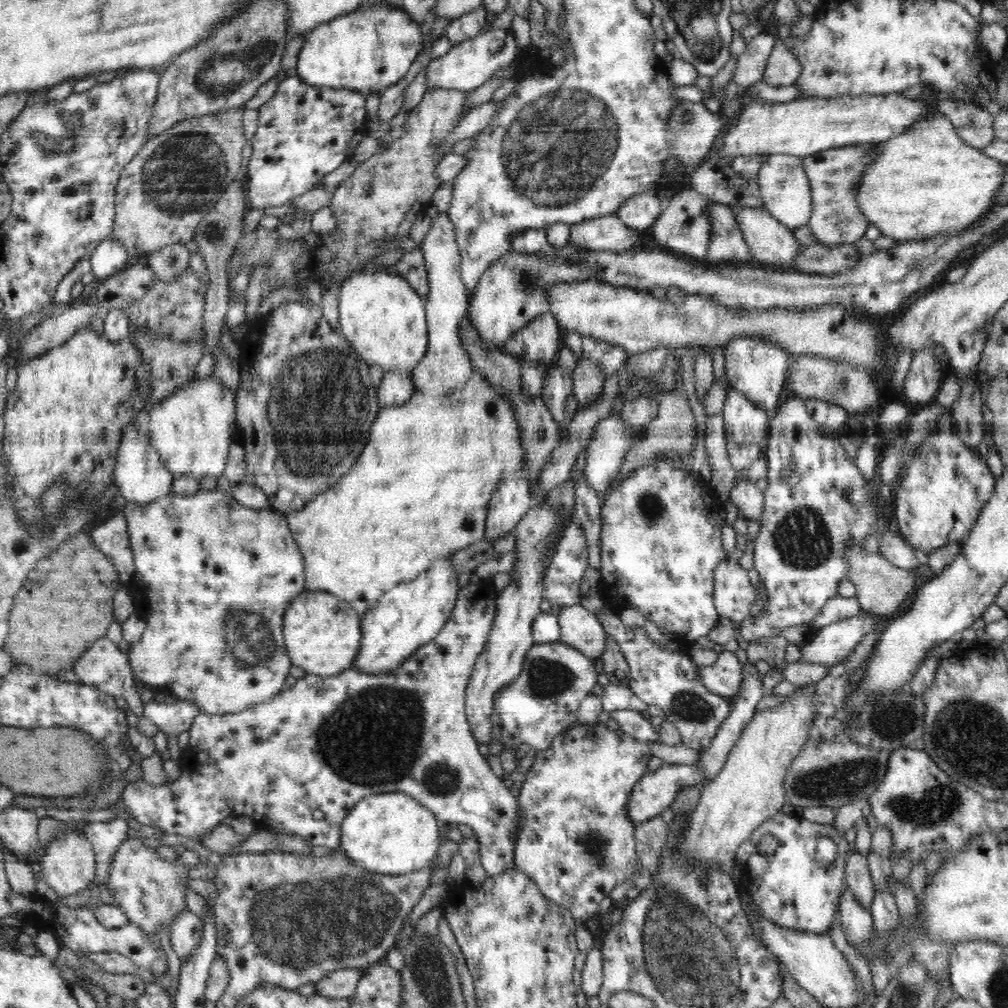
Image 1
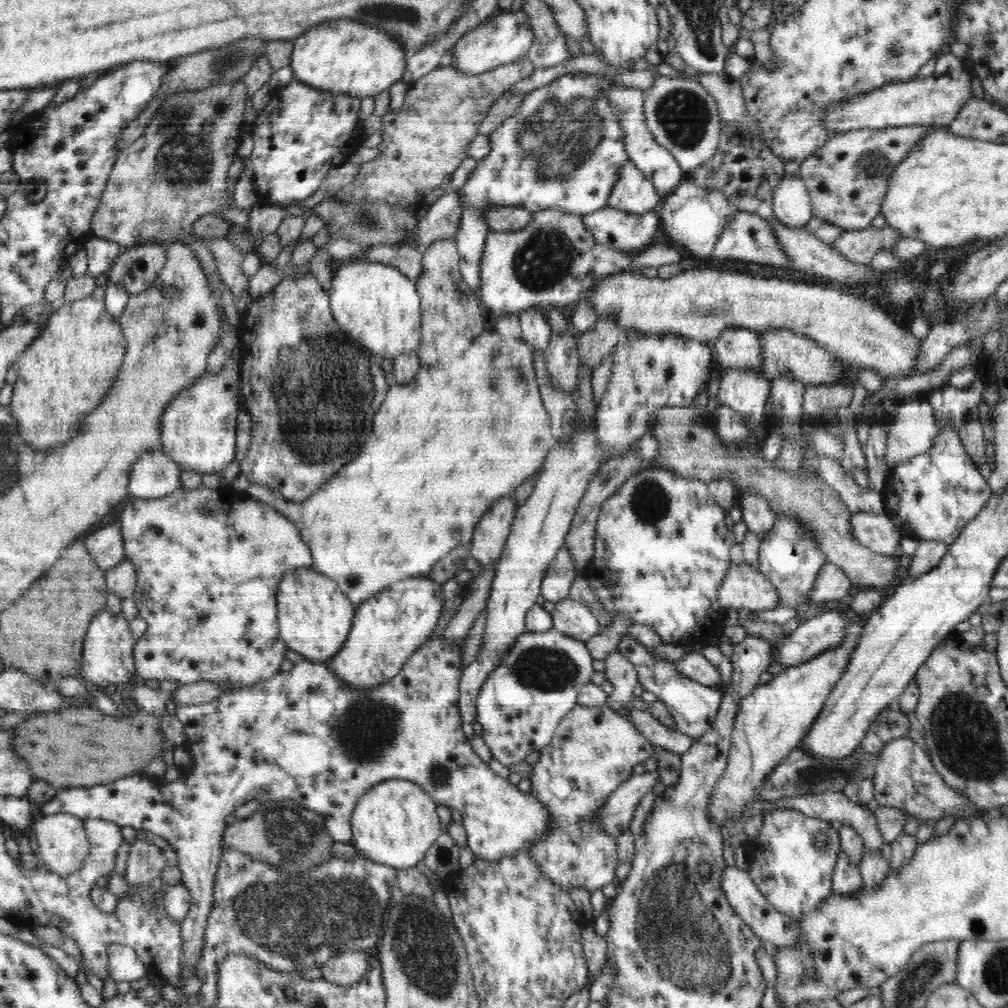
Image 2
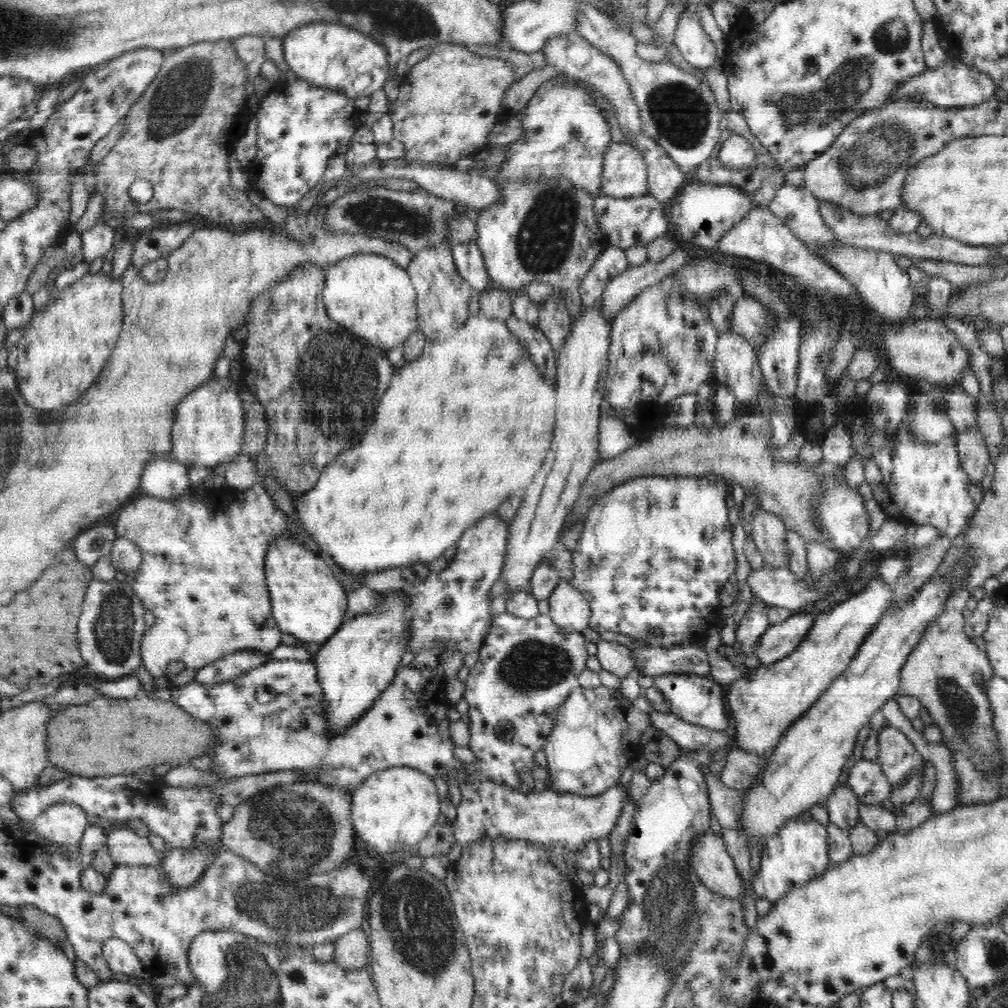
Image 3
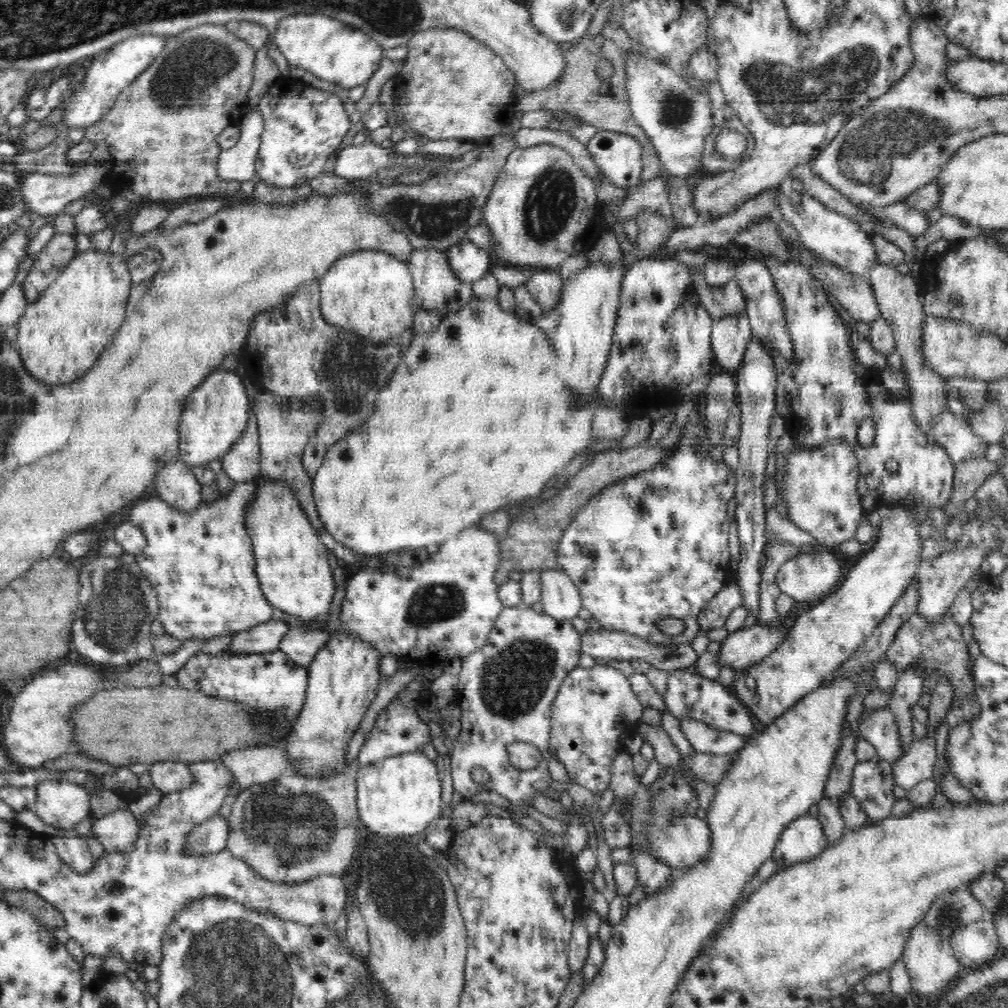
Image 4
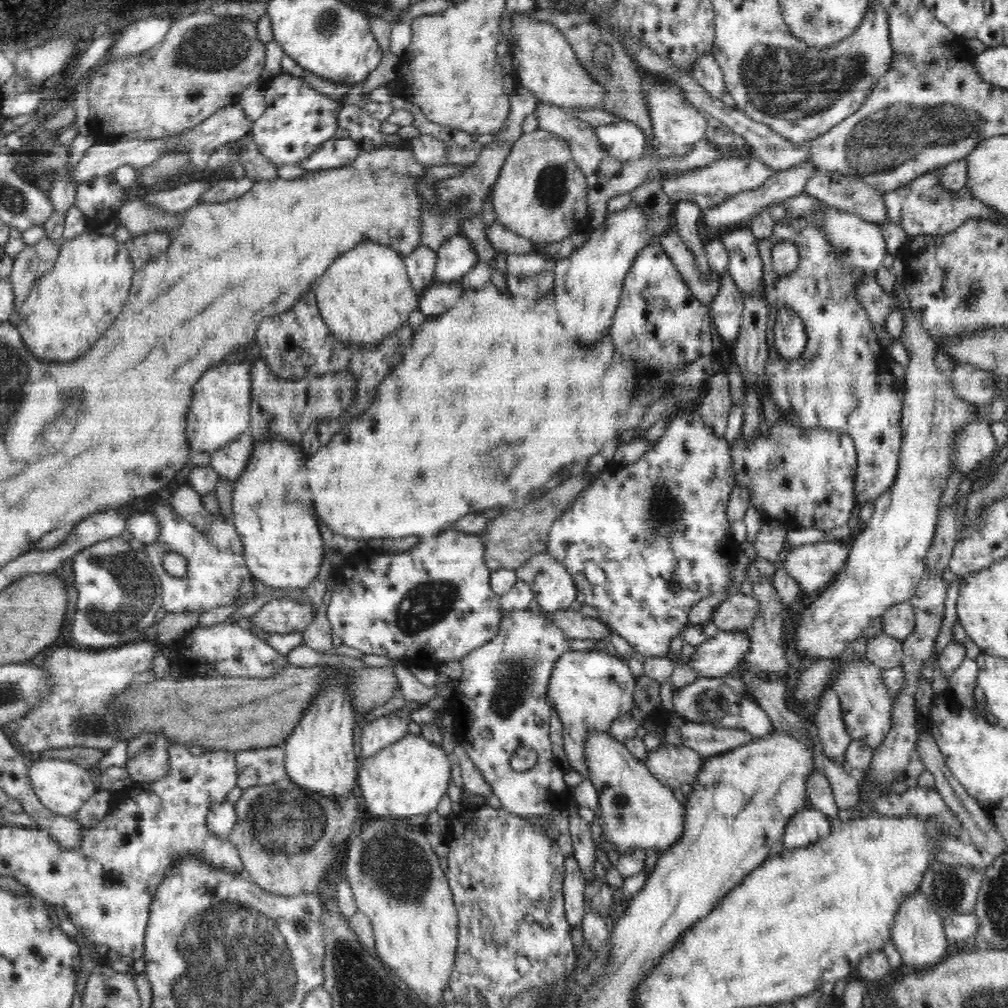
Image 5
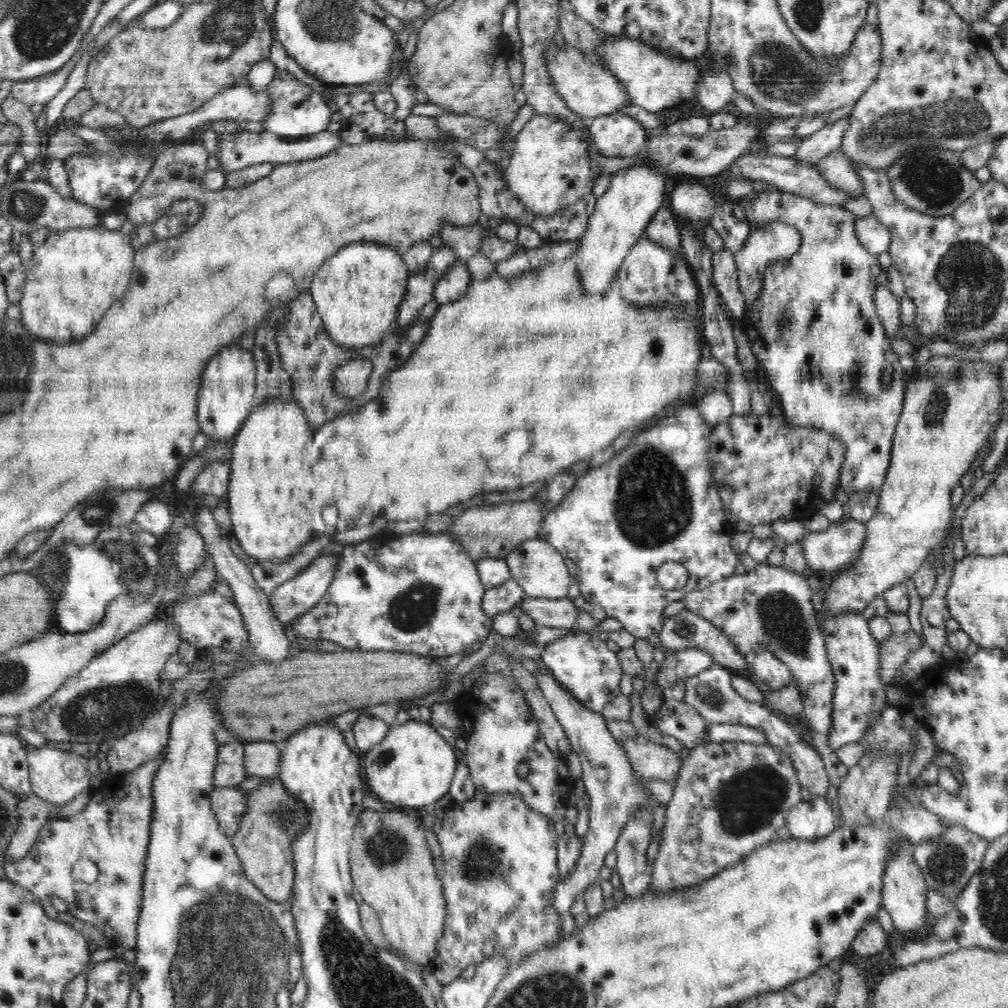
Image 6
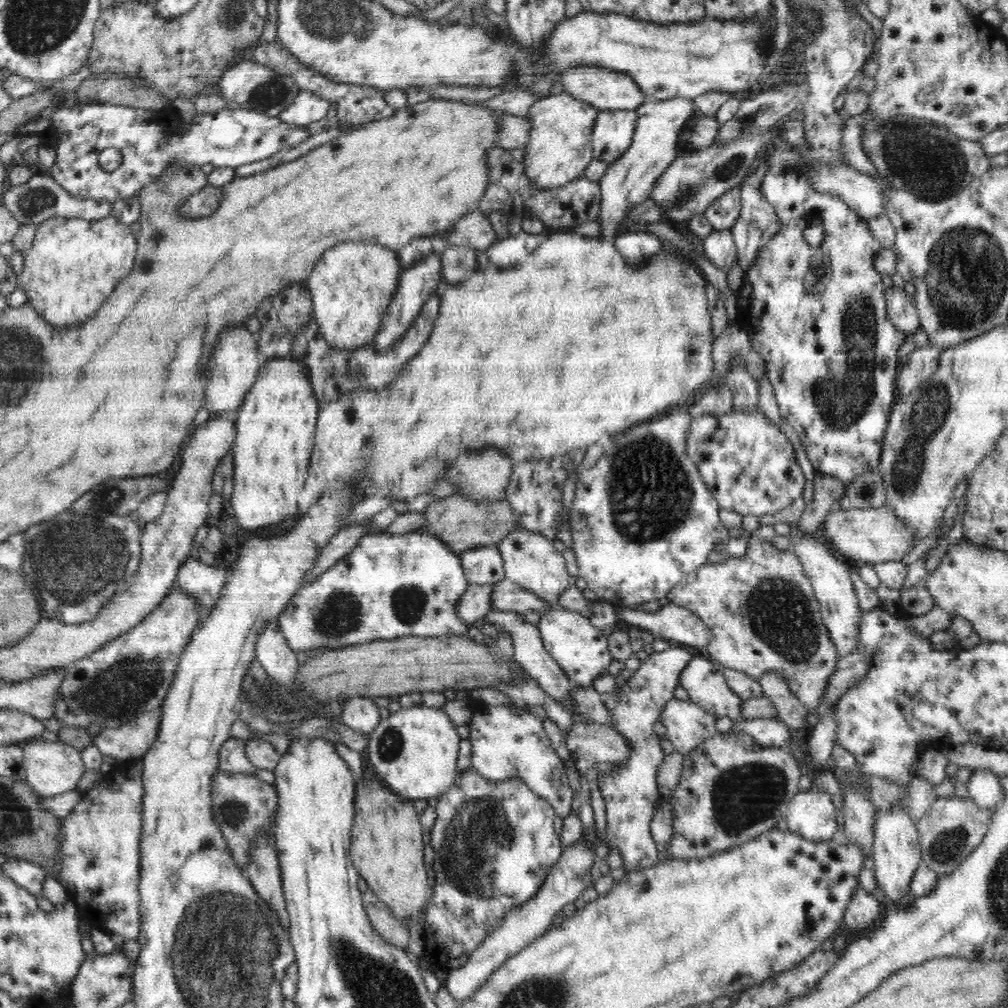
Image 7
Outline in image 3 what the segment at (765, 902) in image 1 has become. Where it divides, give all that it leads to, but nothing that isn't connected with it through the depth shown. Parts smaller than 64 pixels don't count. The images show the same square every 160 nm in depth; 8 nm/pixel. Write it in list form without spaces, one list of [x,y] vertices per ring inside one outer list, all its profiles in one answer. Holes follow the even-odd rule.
[[[809,811],[788,820],[784,828],[780,828],[762,844],[762,849],[759,871],[752,874],[751,882],[756,898],[766,898],[771,904],[780,902],[779,898],[794,885],[813,881],[831,866],[827,827],[814,820]]]

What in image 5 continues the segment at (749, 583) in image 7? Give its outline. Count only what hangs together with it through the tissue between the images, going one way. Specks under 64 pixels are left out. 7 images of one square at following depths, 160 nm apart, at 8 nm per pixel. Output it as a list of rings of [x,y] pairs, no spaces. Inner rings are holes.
[[[736,591],[727,596],[713,610],[711,622],[725,632],[748,632],[753,627],[754,618],[758,614],[758,599],[754,592],[744,594]],[[833,686],[826,687],[819,699],[816,711],[814,711],[813,724],[816,725],[827,758],[843,764],[846,762],[845,750],[853,740],[847,733],[842,704]]]

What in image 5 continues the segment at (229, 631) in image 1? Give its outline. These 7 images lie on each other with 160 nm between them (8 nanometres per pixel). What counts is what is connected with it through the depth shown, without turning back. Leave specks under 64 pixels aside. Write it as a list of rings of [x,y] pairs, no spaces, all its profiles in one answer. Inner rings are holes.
[[[156,503],[147,510],[156,515],[160,534],[155,543],[145,546],[144,553],[154,565],[153,572],[160,581],[162,606],[166,613],[198,611],[202,614],[208,609],[229,605],[239,596],[246,597],[248,603],[258,595],[252,585],[251,572],[246,569],[243,544],[233,521],[223,519],[219,512],[213,516],[208,530],[200,530],[170,506]],[[169,551],[178,552],[186,559],[184,576],[172,576],[164,569],[162,557]]]

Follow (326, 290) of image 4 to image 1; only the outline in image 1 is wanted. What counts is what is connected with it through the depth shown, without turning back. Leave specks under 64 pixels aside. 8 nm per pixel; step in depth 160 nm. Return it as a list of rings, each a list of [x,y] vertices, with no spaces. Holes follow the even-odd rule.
[[[354,273],[339,288],[339,332],[368,365],[378,364],[384,372],[394,369],[410,371],[423,359],[428,348],[428,329],[423,298],[396,273]]]

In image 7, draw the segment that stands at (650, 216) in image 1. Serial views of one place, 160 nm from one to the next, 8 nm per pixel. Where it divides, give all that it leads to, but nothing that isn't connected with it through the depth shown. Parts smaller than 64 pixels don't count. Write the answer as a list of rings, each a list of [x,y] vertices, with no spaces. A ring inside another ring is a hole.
[[[602,110],[596,118],[592,148],[594,159],[612,164],[632,144],[638,113],[634,110]]]

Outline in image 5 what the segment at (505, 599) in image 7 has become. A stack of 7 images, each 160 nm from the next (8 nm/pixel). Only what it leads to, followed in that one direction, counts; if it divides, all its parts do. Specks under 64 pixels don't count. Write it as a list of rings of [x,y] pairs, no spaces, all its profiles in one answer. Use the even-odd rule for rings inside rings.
[[[562,609],[554,612],[542,611],[564,635],[577,640],[594,640],[604,648],[609,648],[609,635],[612,630],[594,617],[588,617],[581,611]]]

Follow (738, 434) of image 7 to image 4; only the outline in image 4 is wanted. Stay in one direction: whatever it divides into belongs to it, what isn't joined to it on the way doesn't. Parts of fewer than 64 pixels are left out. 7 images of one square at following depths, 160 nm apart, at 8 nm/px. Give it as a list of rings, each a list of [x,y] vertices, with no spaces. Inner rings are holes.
[[[835,438],[819,447],[804,447],[788,456],[773,459],[785,465],[782,488],[786,500],[786,514],[796,526],[817,538],[826,549],[854,538],[856,529],[862,525],[864,509],[860,503],[858,486],[858,459],[852,445],[846,439]]]

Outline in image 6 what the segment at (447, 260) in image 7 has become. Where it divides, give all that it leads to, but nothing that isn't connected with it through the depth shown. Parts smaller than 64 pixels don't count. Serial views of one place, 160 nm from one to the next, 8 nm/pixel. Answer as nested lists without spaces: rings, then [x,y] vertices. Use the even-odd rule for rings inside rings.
[[[456,261],[453,267],[448,268],[445,277],[436,284],[432,298],[439,305],[448,301],[452,302],[466,293],[471,280],[470,271],[466,269],[466,263]]]

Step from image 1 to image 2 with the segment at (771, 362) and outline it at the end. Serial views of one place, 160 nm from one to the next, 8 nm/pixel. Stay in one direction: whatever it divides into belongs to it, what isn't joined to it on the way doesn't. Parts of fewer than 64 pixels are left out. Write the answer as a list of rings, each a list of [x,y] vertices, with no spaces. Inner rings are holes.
[[[728,327],[713,342],[713,348],[721,366],[754,369],[761,374],[761,346],[756,332],[742,327]]]

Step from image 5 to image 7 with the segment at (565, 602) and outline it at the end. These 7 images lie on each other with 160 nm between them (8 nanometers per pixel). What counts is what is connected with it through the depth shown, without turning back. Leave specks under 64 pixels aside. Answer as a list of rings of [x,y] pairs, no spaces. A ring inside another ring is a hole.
[[[514,529],[496,544],[503,558],[505,577],[542,600],[556,604],[560,595],[569,587],[570,575],[562,553],[554,547],[552,539],[527,530]]]

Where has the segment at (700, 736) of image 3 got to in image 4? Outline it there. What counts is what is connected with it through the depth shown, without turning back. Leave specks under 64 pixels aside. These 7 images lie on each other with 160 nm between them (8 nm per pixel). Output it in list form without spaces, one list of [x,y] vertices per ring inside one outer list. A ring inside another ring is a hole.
[[[676,719],[693,750],[701,753],[718,756],[734,753],[740,750],[749,739],[744,735],[716,729],[694,719]]]

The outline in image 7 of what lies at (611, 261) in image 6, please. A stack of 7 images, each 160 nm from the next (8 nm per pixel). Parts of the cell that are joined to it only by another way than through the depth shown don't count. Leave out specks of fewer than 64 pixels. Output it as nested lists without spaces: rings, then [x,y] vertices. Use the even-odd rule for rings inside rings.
[[[684,97],[667,98],[666,100],[652,101],[645,100],[637,109],[638,118],[636,122],[635,133],[633,134],[632,144],[628,150],[609,165],[606,173],[600,178],[599,186],[601,189],[601,210],[598,216],[599,222],[603,225],[600,227],[600,237],[606,241],[612,241],[618,233],[623,233],[625,229],[630,228],[626,224],[628,212],[642,202],[649,199],[652,190],[656,186],[656,182],[660,180],[660,176],[664,174],[664,170],[668,170],[668,165],[674,162],[674,158],[679,154],[677,150],[678,140],[682,134],[682,126],[688,122],[688,118],[694,114],[696,110],[695,102],[692,99]]]

